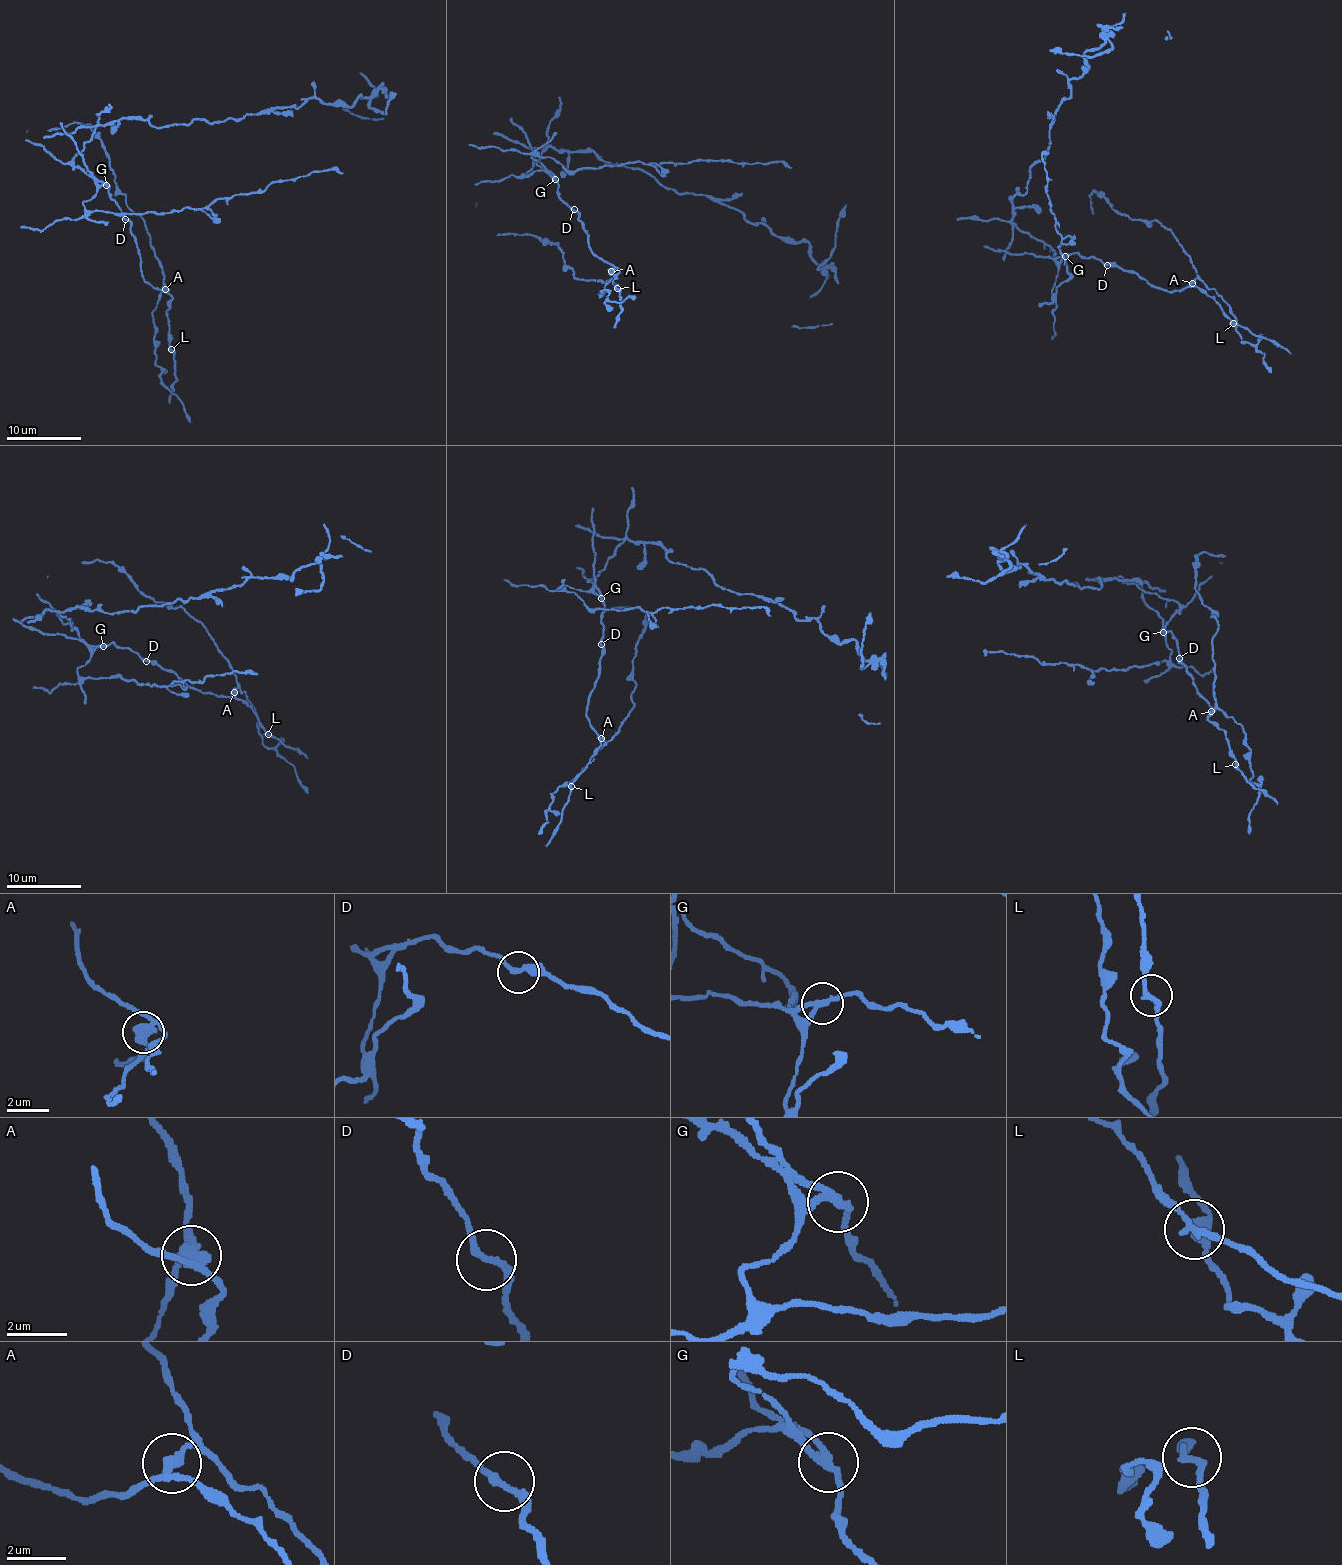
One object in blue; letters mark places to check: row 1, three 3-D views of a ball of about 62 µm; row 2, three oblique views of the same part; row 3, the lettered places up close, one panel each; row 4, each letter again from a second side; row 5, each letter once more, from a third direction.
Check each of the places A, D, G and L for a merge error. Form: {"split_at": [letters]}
{"split_at": ["A", "G"]}

